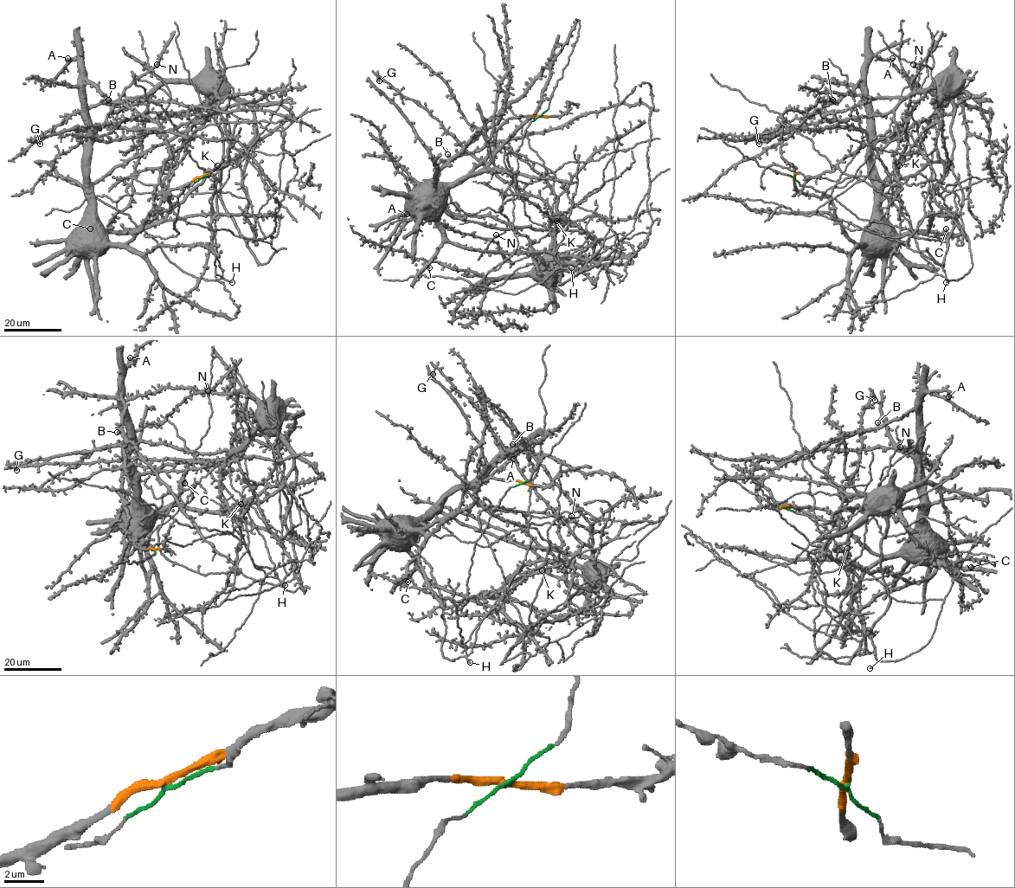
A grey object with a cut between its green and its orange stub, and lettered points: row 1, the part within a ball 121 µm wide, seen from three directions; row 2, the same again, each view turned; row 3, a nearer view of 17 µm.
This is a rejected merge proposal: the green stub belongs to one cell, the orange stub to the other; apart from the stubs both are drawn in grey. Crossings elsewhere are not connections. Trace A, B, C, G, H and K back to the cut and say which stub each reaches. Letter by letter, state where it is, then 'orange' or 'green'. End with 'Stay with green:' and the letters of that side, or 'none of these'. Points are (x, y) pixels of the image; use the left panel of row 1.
A: (67, 58) | orange
B: (108, 99) | orange
C: (90, 228) | orange
G: (40, 144) | green
H: (232, 282) | green
K: (217, 165) | green
Stay with green: G, H, K

